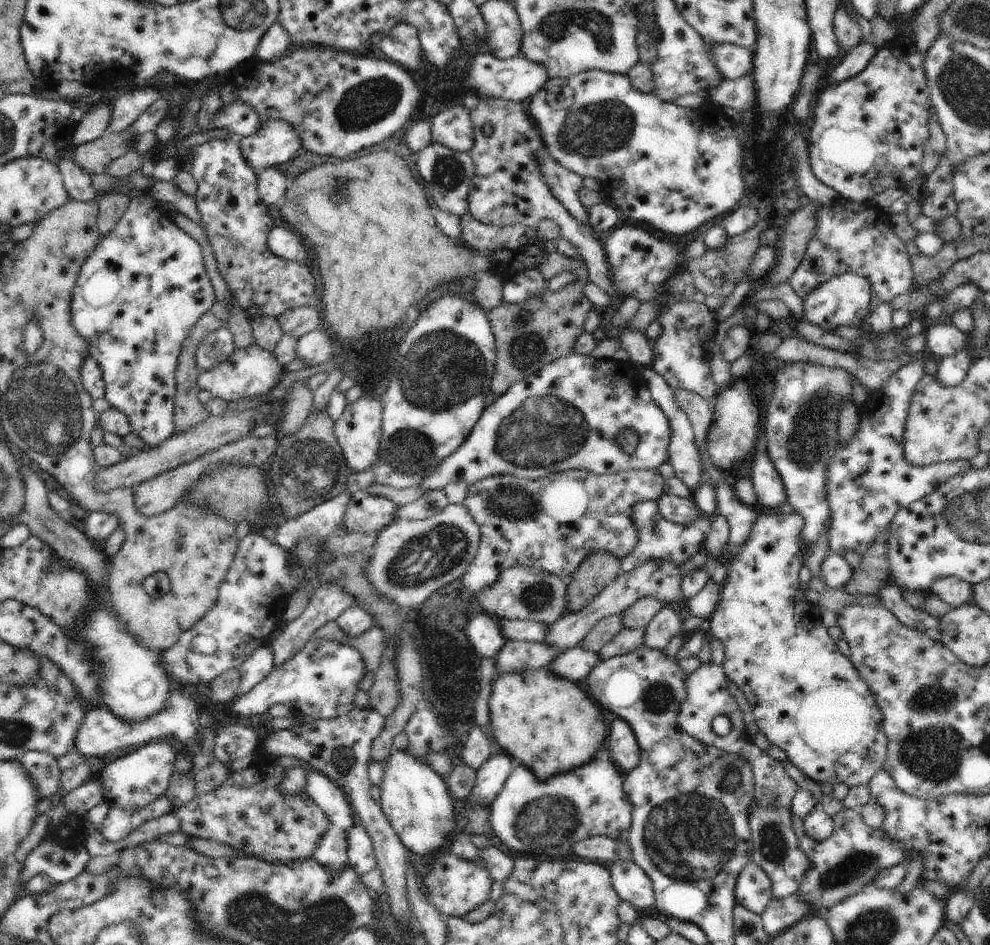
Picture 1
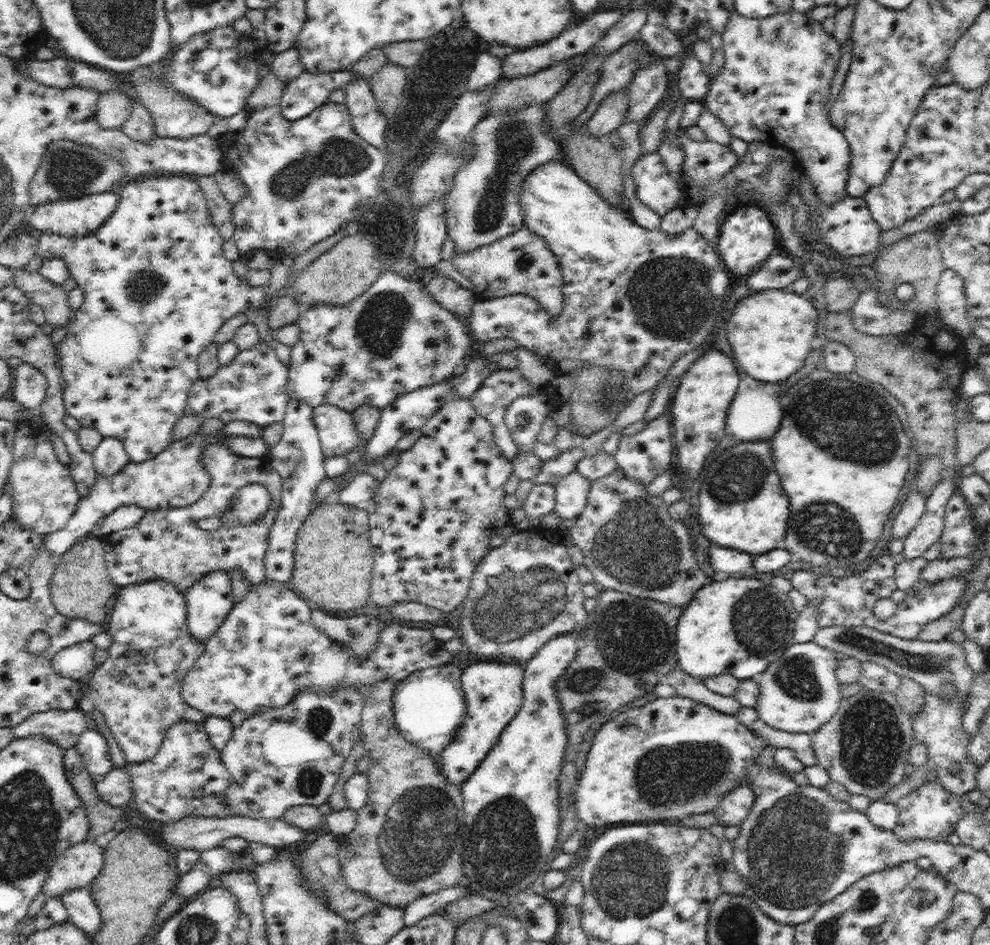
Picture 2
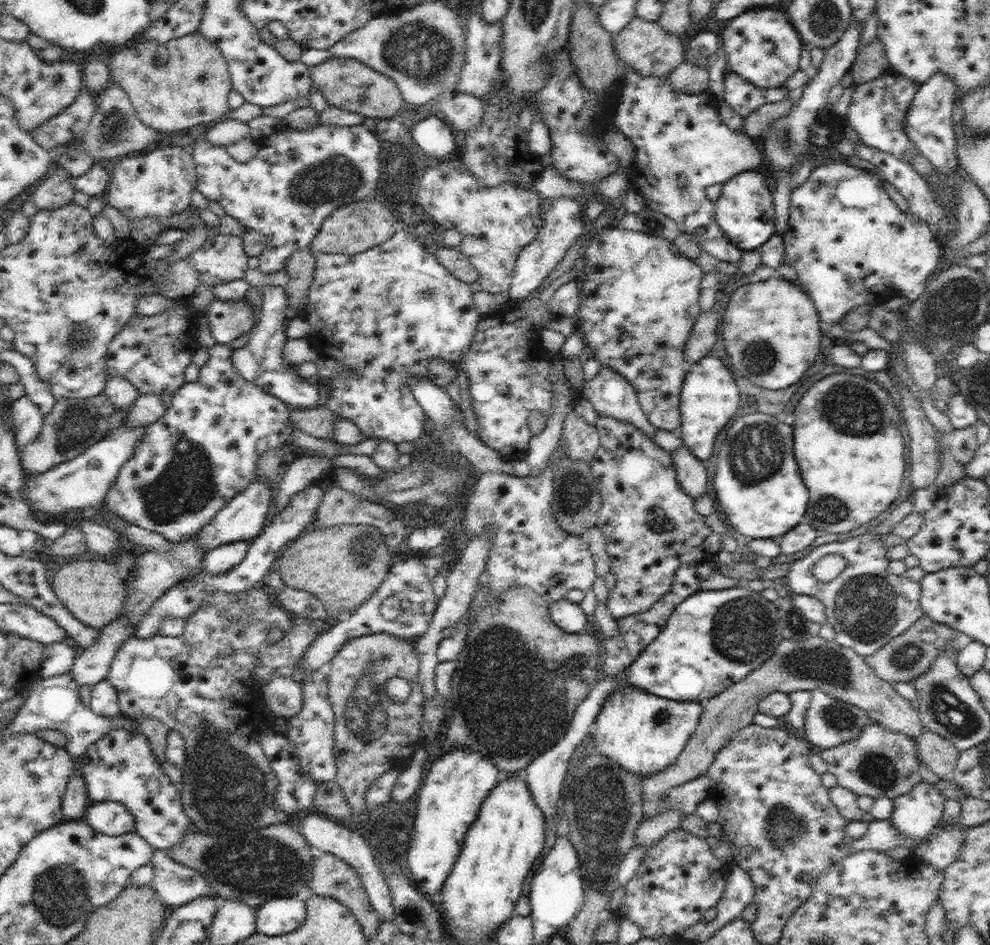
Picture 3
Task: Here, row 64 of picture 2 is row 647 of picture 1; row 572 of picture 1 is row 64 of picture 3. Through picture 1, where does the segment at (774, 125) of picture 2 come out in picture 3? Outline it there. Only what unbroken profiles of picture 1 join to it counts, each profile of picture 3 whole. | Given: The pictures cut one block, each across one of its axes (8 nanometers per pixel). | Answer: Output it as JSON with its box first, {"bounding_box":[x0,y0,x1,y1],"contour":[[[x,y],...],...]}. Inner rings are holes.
{"bounding_box":[720,6,804,88],"contour":[[[756,6],[740,13],[726,26],[720,39],[726,50],[727,70],[758,88],[778,88],[799,69],[804,42],[789,21],[787,13],[769,6]]]}

